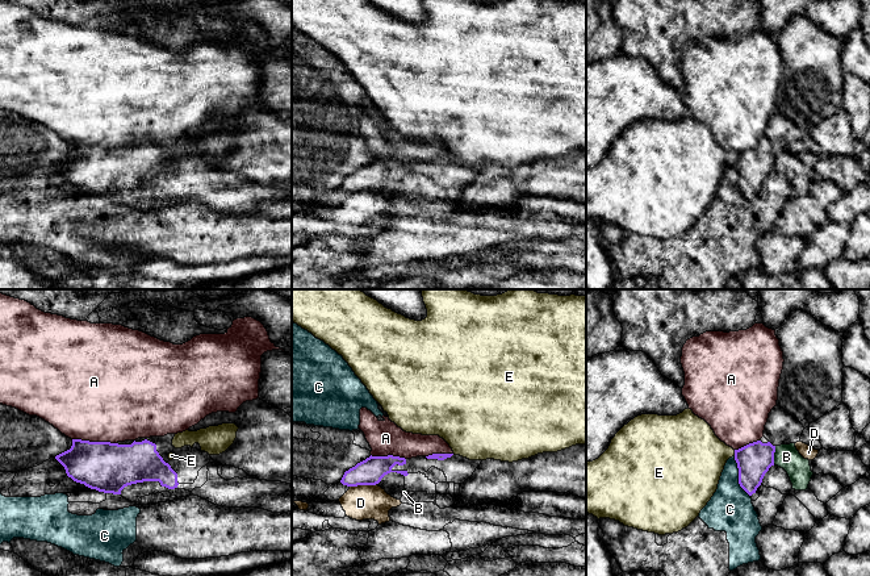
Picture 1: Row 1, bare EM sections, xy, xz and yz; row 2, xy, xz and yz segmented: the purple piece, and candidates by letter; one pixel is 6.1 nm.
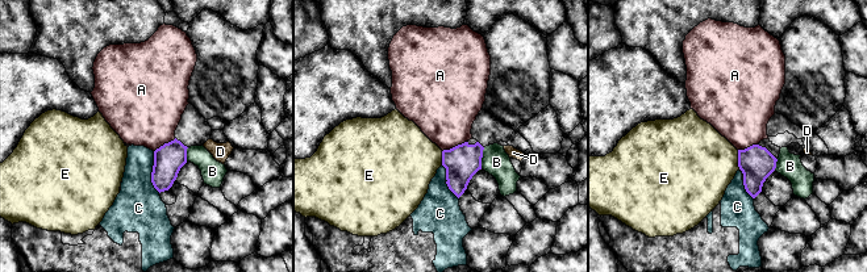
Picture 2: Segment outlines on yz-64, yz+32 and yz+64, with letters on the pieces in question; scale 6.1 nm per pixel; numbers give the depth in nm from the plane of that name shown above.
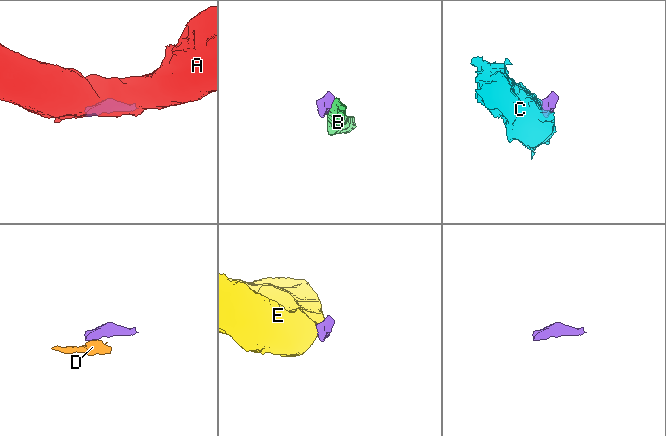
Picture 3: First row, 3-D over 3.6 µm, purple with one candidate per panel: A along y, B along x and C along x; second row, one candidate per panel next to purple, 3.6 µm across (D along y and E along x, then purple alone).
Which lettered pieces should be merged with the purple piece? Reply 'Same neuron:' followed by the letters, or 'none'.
Same neuron: none

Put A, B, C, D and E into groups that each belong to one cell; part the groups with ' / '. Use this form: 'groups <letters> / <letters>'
groups A / B D / C / E

